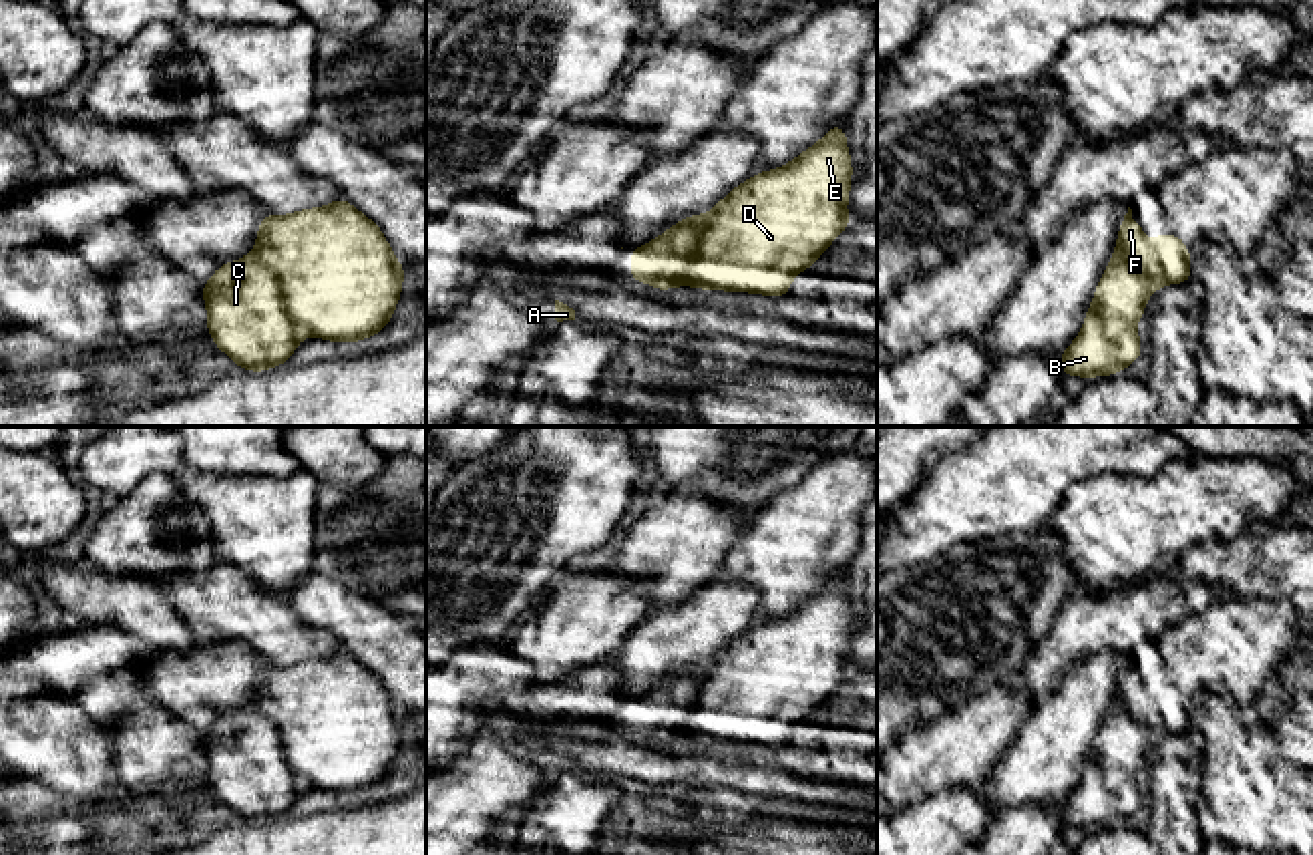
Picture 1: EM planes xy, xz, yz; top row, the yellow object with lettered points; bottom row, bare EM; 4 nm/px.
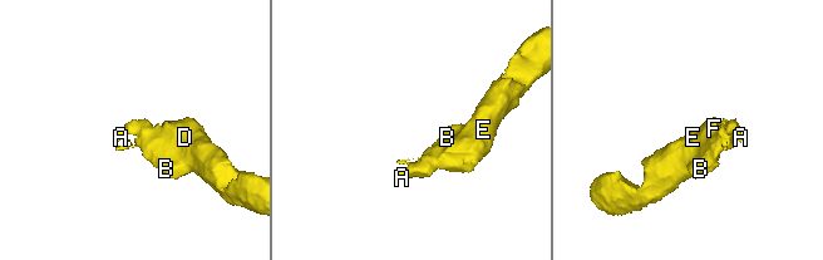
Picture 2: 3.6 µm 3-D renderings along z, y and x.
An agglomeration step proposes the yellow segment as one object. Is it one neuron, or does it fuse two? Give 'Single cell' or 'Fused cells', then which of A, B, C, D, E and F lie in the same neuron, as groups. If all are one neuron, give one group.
Fused cells. Groups: A B C / D E F

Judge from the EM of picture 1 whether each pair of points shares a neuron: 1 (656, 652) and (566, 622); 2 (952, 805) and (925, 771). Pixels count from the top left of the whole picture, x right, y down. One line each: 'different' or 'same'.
1: different
2: different

